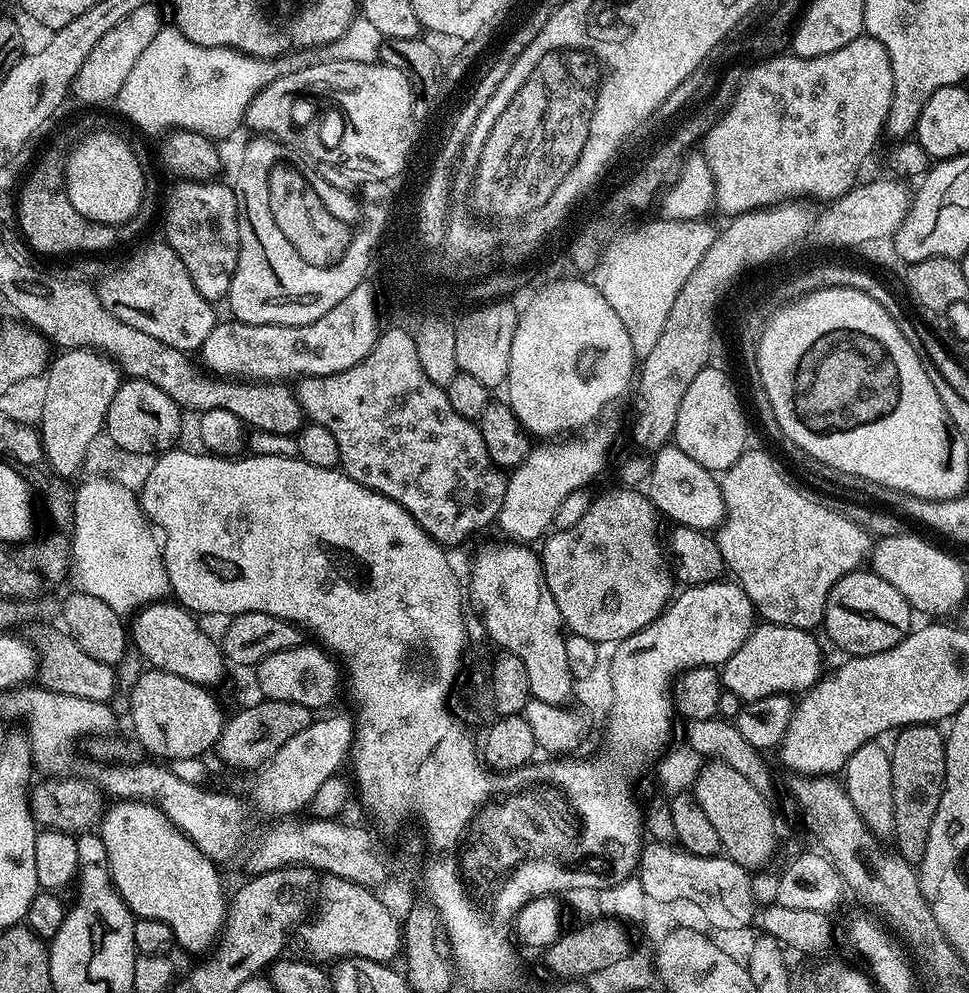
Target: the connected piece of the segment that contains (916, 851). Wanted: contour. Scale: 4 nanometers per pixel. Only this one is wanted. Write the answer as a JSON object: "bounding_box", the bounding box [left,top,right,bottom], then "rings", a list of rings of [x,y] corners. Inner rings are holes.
{"bounding_box":[890,723,946,866],"rings":[[[935,723],[912,724],[899,729],[894,736],[896,741],[890,744],[894,778],[894,826],[891,835],[896,836],[896,851],[914,866],[920,865],[926,854],[930,826],[934,826],[934,814],[938,814],[938,802],[942,802],[946,774],[946,736],[938,729]]]}

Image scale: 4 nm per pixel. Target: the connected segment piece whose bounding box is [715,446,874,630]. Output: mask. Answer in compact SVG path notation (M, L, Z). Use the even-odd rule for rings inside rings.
M755 446L749 447L738 458L738 462L734 462L734 466L730 466L719 477L720 489L722 490L722 498L724 499L724 523L720 525L715 533L716 545L718 550L722 550L722 558L724 559L724 567L738 581L740 588L748 595L752 603L755 615L761 621L777 624L778 626L790 626L791 628L807 628L816 630L823 625L824 611L826 610L826 598L830 594L830 590L834 586L834 582L838 582L846 574L857 571L861 567L860 564L869 559L870 553L874 548L873 537L862 526L858 526L854 522L850 522L850 518L846 518L840 512L827 503L819 504L816 500L811 500L804 492L799 492L794 485L788 481L788 476L784 473L784 468L771 456L768 452L763 452Z

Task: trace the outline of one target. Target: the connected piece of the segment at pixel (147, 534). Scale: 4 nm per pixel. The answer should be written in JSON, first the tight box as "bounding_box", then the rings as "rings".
{"bounding_box":[75,474,170,614],"rings":[[[106,474],[86,481],[81,488],[77,487],[75,495],[75,561],[83,592],[102,598],[106,606],[121,614],[163,601],[170,589],[162,544],[140,509],[137,493],[129,485],[120,484]]]}

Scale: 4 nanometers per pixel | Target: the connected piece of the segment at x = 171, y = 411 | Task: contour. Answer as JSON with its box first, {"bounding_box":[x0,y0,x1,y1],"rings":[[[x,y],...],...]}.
{"bounding_box":[104,378,182,457],"rings":[[[128,378],[121,383],[110,402],[108,413],[105,414],[104,428],[106,436],[108,434],[117,444],[119,451],[155,457],[169,451],[177,443],[182,427],[180,415],[180,405],[175,404],[157,384]]]}

